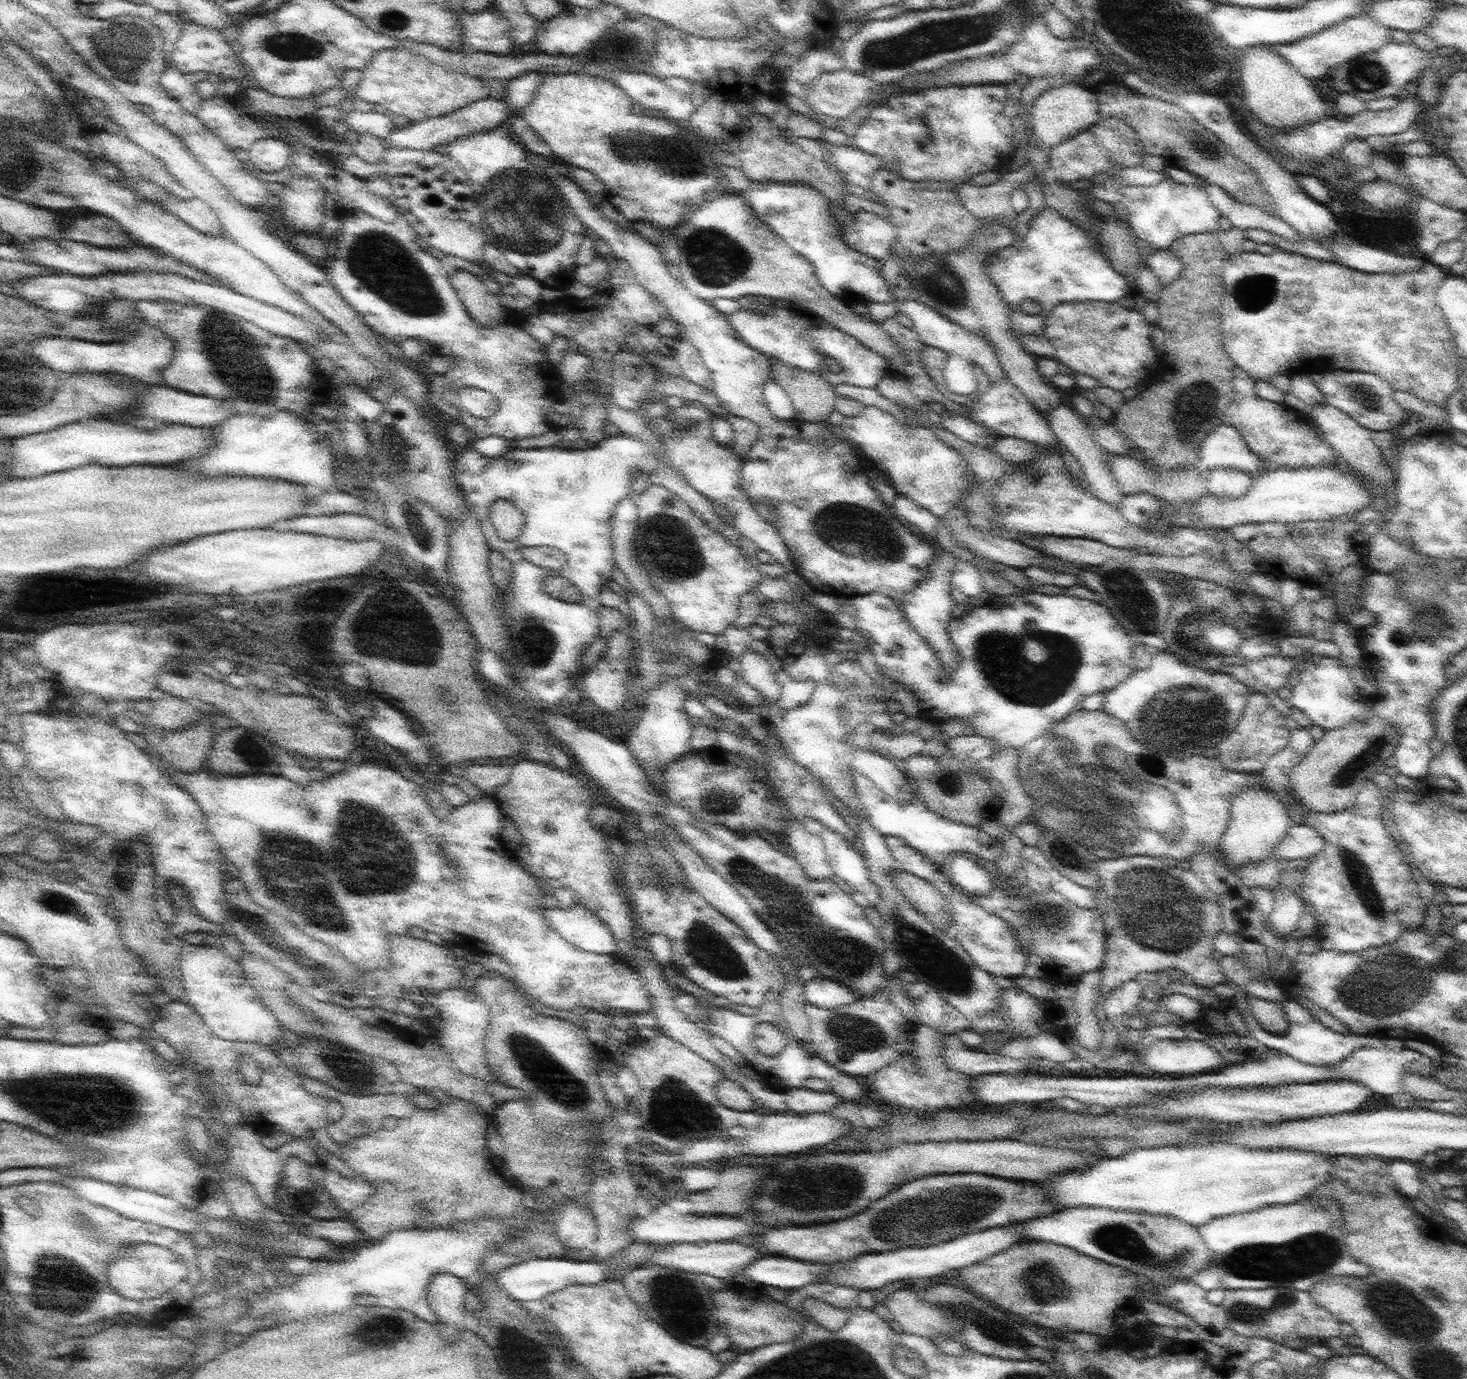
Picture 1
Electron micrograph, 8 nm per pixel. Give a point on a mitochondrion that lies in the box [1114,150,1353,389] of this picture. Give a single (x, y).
(1254, 292)

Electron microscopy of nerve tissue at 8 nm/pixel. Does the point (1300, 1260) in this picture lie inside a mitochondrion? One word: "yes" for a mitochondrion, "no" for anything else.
yes

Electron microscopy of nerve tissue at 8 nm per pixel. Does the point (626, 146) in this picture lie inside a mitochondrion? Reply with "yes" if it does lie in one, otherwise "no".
yes

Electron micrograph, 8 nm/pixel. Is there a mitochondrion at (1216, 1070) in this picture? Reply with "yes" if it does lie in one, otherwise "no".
no

